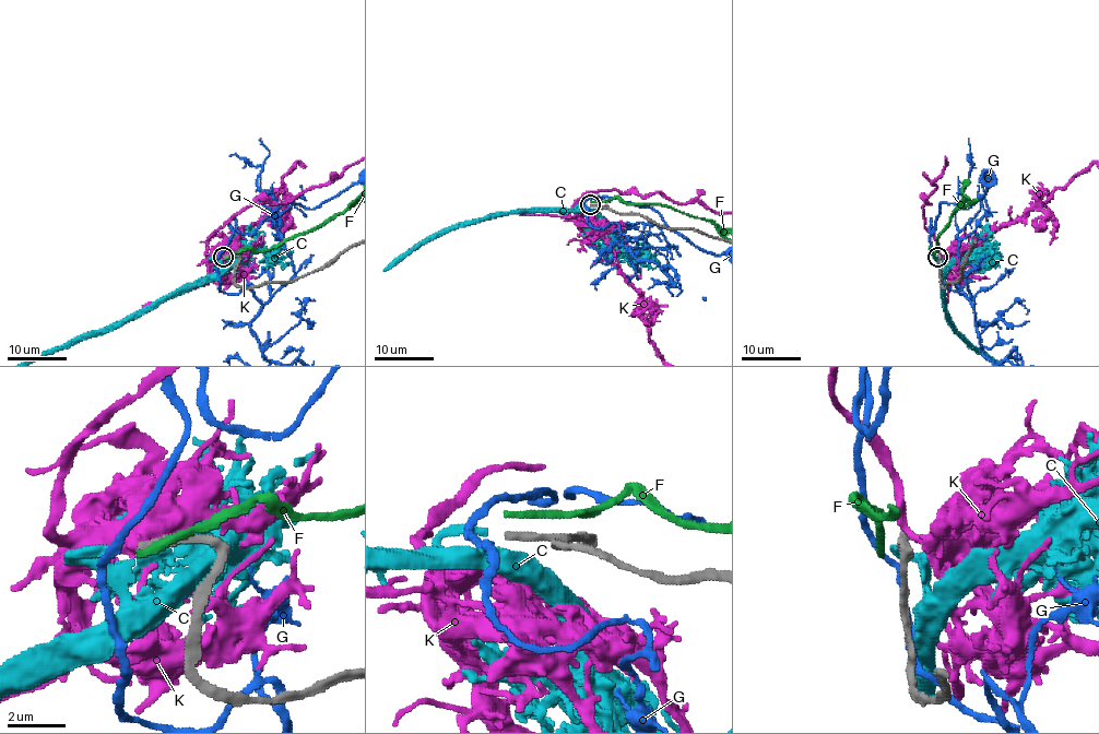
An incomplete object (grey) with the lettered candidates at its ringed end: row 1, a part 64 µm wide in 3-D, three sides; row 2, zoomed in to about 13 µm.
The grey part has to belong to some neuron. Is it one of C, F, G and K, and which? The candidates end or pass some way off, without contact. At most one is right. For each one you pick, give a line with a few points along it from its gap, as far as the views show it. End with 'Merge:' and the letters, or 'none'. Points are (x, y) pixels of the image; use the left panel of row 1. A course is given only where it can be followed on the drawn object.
Merge: C

